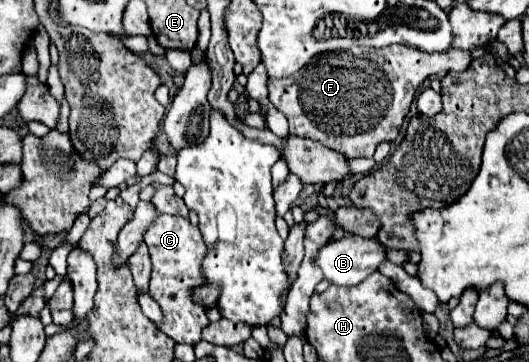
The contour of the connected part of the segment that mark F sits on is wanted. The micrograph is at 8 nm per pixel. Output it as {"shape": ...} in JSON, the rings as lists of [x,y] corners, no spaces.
{"shape":[[[401,45],[329,51],[315,55],[303,67],[303,73],[269,79],[269,101],[287,117],[291,135],[319,141],[343,151],[349,159],[373,157],[379,143],[397,139],[411,101],[427,77],[441,71],[465,71],[469,63],[471,55],[461,49],[453,49],[447,55],[425,55]]]}

